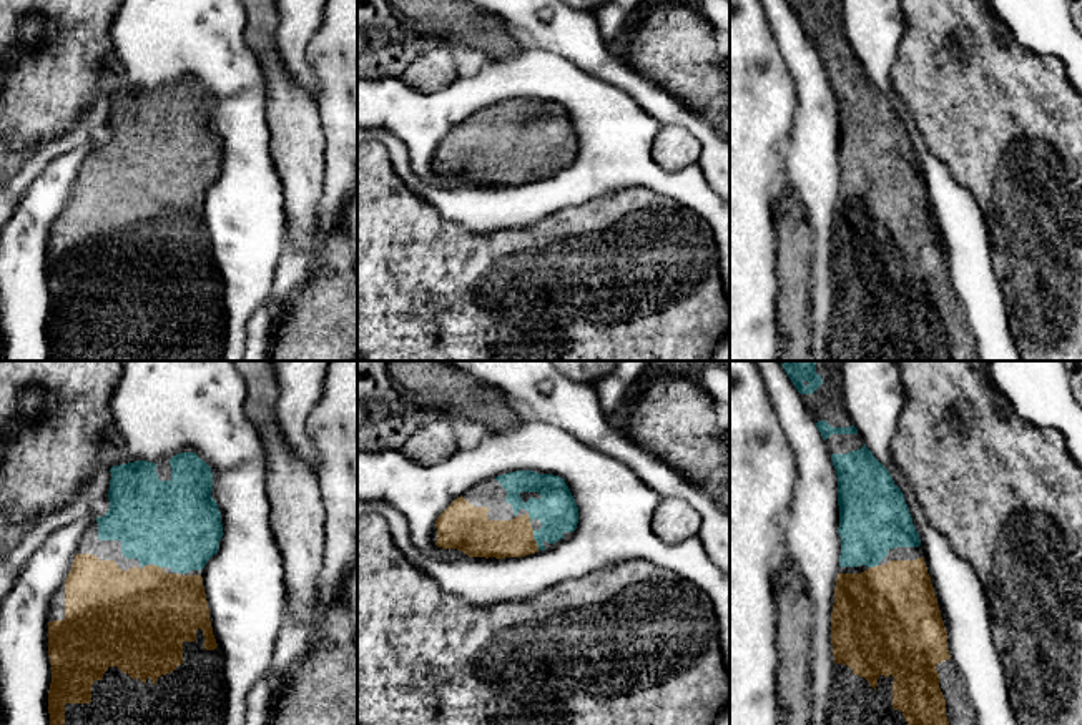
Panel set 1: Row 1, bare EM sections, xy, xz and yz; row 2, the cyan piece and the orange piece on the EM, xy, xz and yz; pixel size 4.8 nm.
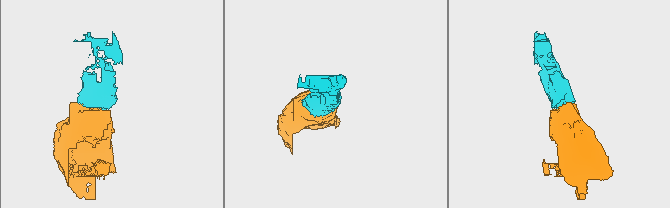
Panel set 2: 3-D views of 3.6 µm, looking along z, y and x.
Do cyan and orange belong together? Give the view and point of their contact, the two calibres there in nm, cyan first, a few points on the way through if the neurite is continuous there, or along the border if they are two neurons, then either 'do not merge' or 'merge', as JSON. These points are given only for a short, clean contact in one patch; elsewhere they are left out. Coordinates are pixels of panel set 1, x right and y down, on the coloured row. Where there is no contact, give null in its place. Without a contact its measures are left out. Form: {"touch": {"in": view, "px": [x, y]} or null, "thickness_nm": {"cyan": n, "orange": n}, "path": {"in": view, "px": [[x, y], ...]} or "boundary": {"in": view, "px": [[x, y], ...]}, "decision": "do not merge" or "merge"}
{"touch": {"in": "xz", "px": [534, 537]}, "thickness_nm": {"cyan": 190, "orange": 190}, "path": {"in": "xz", "px": [[557, 511], [557, 517], [534, 537], [482, 537]]}, "decision": "merge"}

